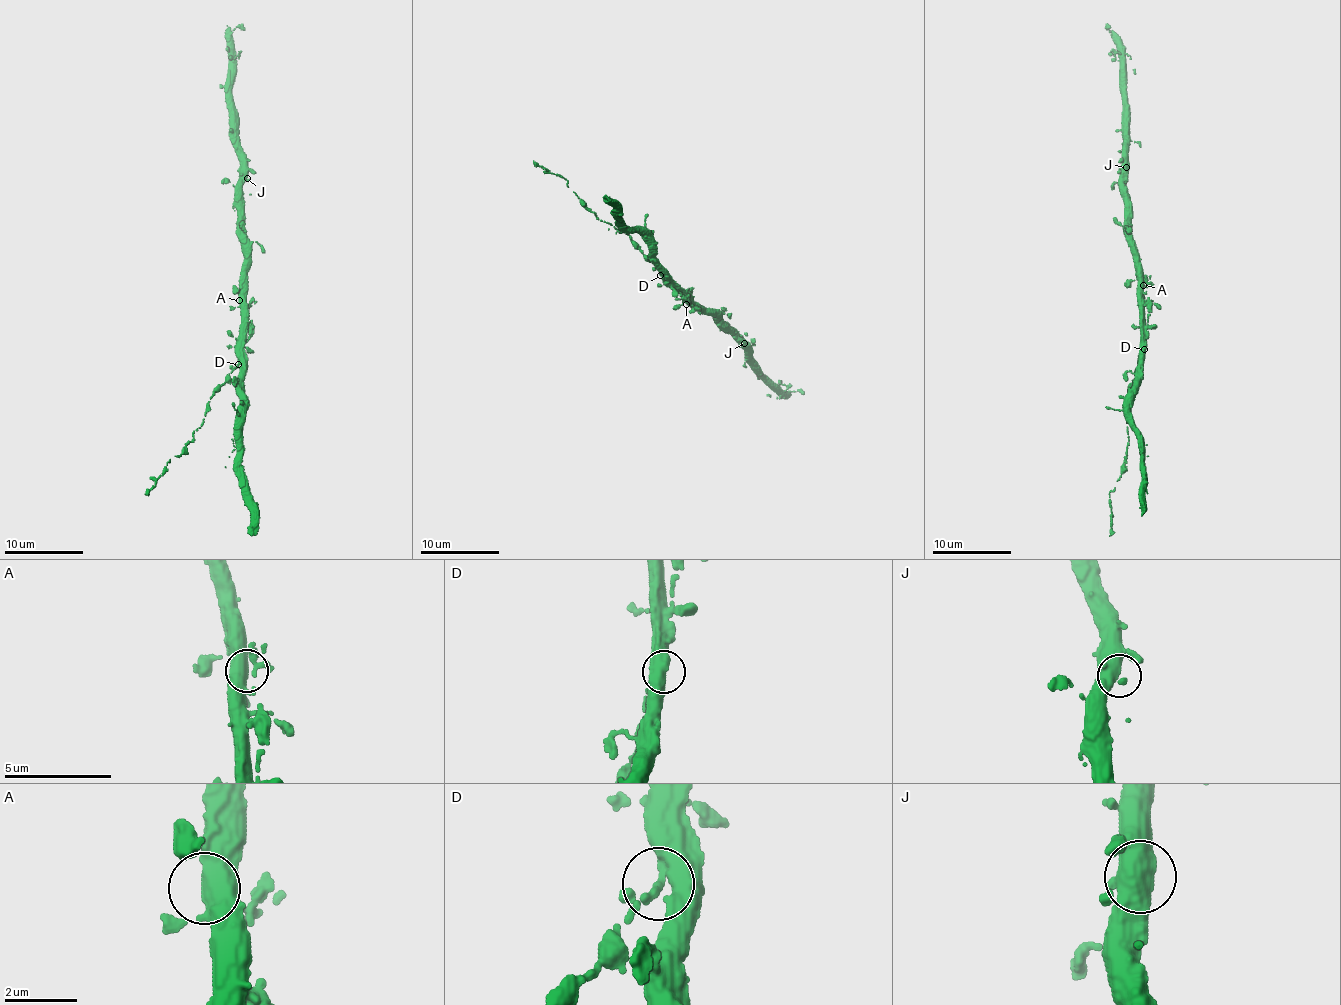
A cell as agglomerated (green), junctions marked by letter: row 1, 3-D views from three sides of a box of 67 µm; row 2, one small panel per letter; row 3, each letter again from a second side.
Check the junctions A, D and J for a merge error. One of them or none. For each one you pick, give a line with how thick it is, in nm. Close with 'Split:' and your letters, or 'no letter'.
D: calibre 240 nm
Split: D

